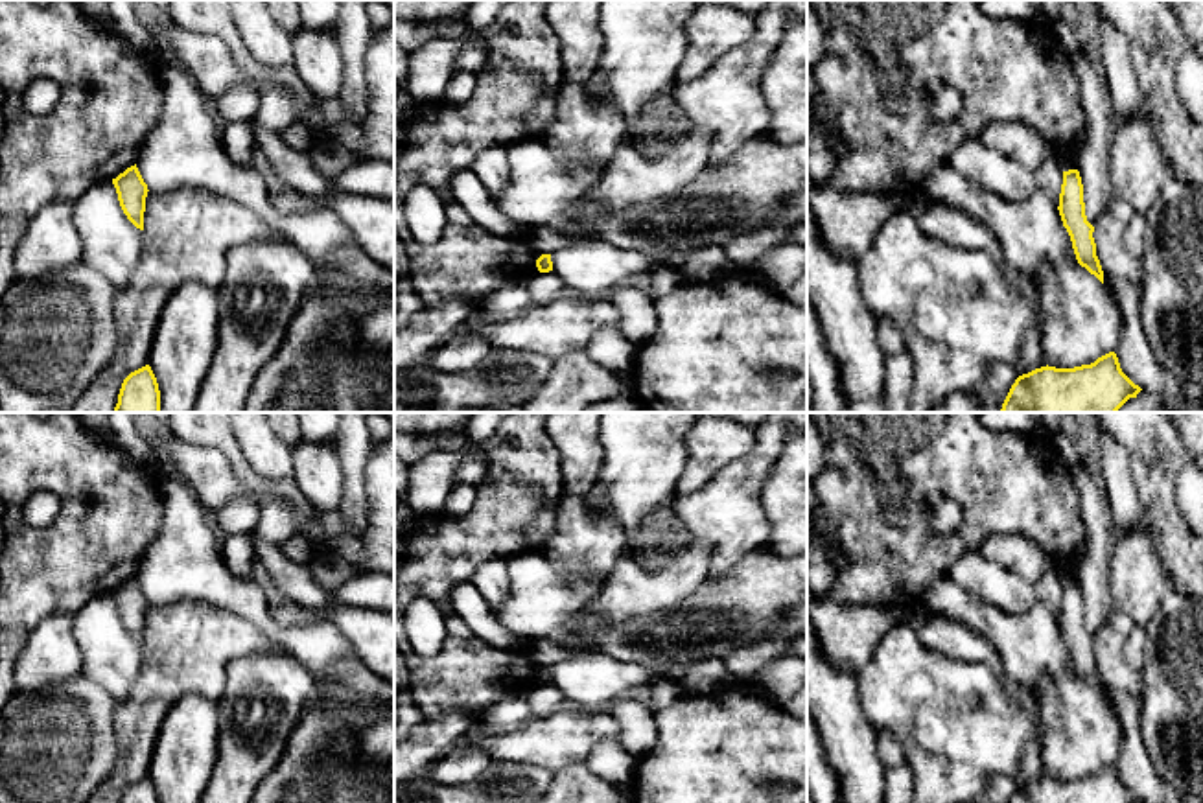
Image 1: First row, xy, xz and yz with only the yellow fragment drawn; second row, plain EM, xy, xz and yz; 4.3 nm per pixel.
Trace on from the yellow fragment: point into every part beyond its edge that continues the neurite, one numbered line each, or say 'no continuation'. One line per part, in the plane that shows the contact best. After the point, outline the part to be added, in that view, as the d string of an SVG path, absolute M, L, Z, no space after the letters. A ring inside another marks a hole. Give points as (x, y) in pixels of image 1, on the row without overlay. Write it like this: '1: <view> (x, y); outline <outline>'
no continuation

